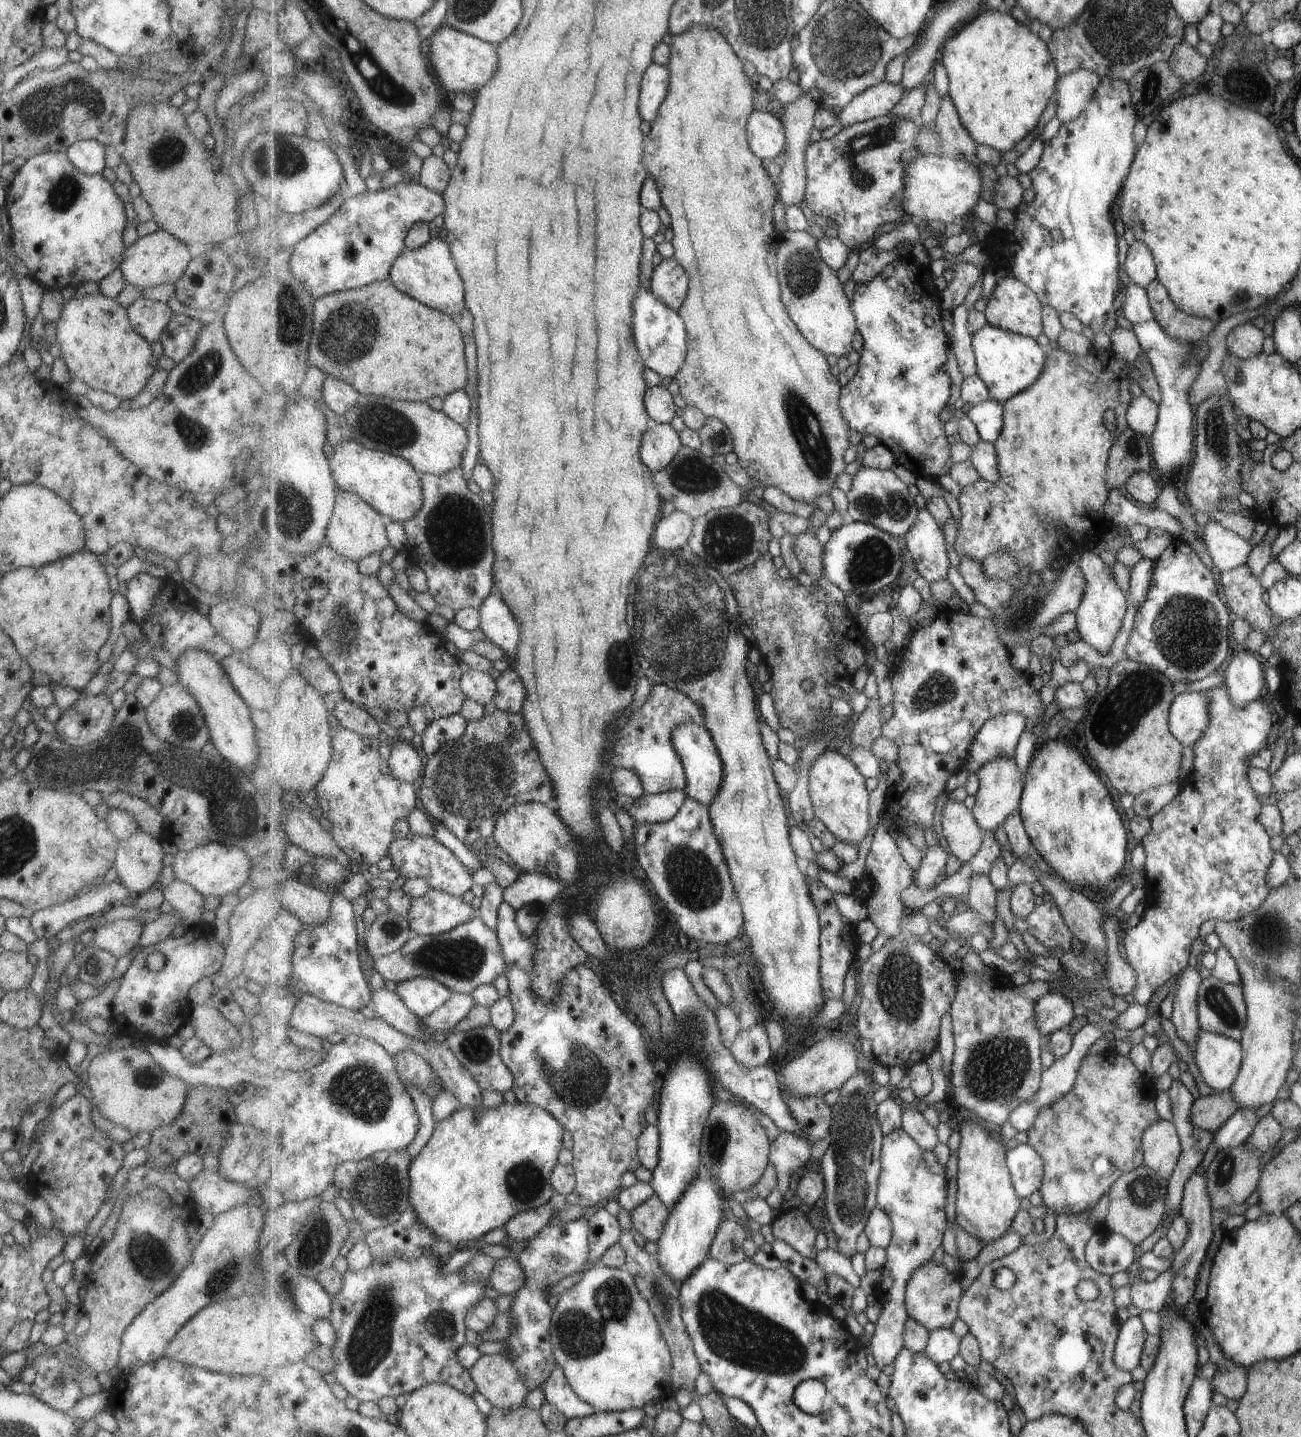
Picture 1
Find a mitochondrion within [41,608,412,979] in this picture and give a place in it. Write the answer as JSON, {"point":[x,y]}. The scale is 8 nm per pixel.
{"point":[184,724]}

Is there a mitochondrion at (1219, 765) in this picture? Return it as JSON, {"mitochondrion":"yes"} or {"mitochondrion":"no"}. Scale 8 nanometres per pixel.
{"mitochondrion":"yes"}

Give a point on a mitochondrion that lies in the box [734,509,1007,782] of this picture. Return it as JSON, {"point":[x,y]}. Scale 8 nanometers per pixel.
{"point":[872,559]}

